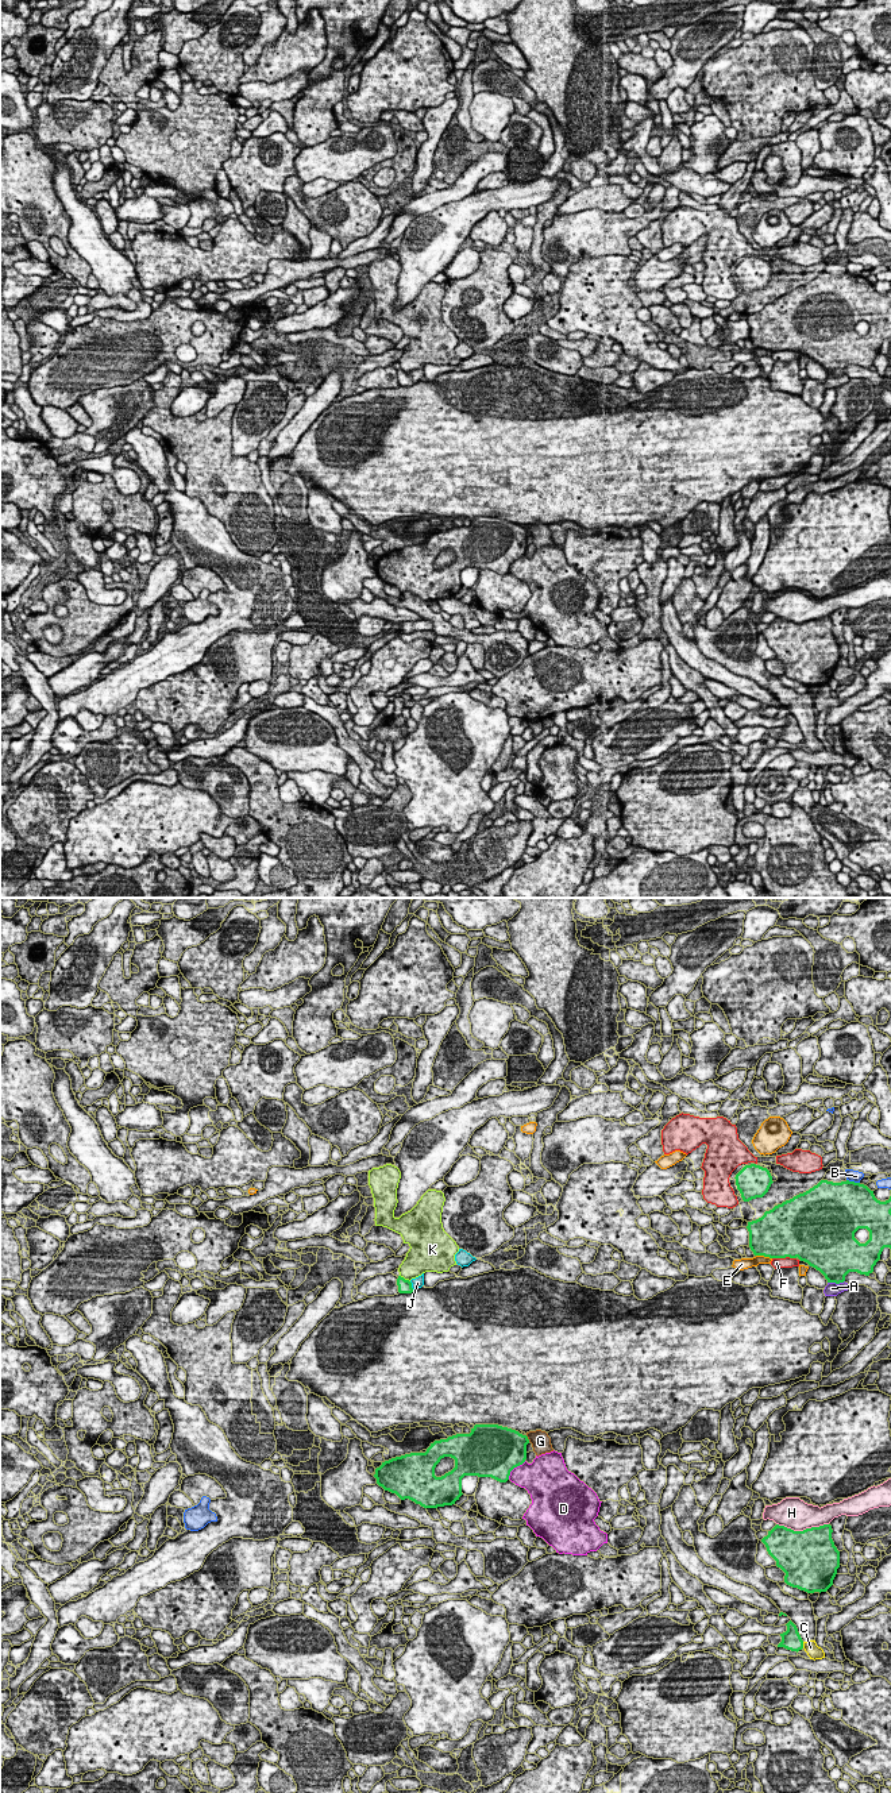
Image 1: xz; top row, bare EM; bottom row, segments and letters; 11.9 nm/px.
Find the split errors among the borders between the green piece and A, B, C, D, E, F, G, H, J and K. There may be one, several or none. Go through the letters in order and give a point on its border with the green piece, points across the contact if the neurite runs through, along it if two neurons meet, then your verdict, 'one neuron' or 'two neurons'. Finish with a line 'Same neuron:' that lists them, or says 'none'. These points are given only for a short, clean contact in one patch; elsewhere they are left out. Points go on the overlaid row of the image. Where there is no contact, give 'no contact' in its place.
A: xz (836, 1283) | two neurons
B: xz (853, 1182) | two neurons
C: xz (802, 1645) | two neurons
D: xz (515, 1466) | two neurons
E: xz (764, 1256) | two neurons
F: xz (783, 1257) | two neurons
G: xz (527, 1438) | along xz (525, 1435), (529, 1441) | two neurons
H: xz (803, 1530) | two neurons
J: xz (411, 1286) | two neurons
K: xz (404, 1279) | two neurons
Same neuron: none

